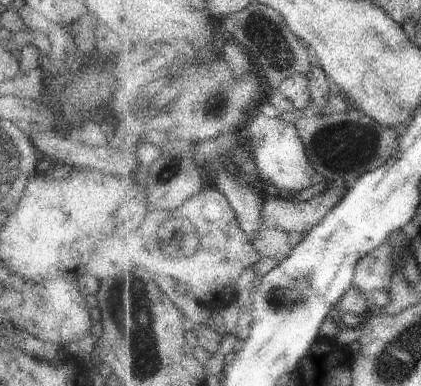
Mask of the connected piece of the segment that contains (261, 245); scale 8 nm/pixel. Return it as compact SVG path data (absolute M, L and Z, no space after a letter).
M266 227L252 238L258 252L264 258L274 258L278 262L284 262L288 260L288 256L292 256L296 240L297 237L293 233Z

